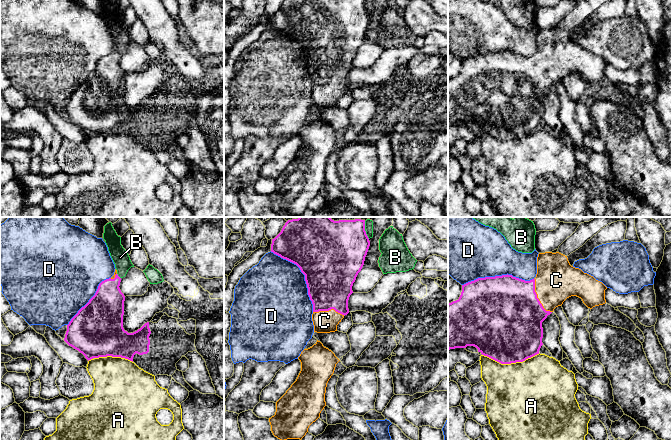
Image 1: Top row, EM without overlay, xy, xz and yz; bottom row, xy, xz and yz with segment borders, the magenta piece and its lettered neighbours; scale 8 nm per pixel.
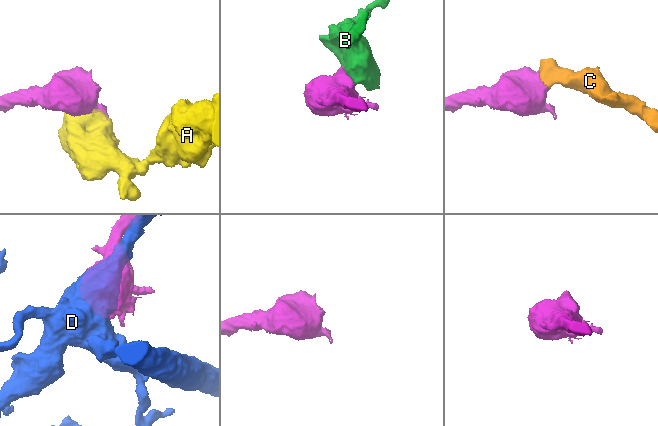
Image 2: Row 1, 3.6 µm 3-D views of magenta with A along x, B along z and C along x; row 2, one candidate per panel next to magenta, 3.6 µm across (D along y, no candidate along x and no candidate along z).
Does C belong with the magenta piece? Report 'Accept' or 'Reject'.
Accept

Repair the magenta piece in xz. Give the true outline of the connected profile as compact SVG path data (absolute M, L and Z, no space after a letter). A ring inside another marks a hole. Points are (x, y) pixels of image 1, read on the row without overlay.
M285 0L281 8L272 15L271 28L296 40L305 51L308 71L313 80L314 108L337 107L337 101L349 89L348 76L353 69L352 62L364 41L369 22L365 0Z

